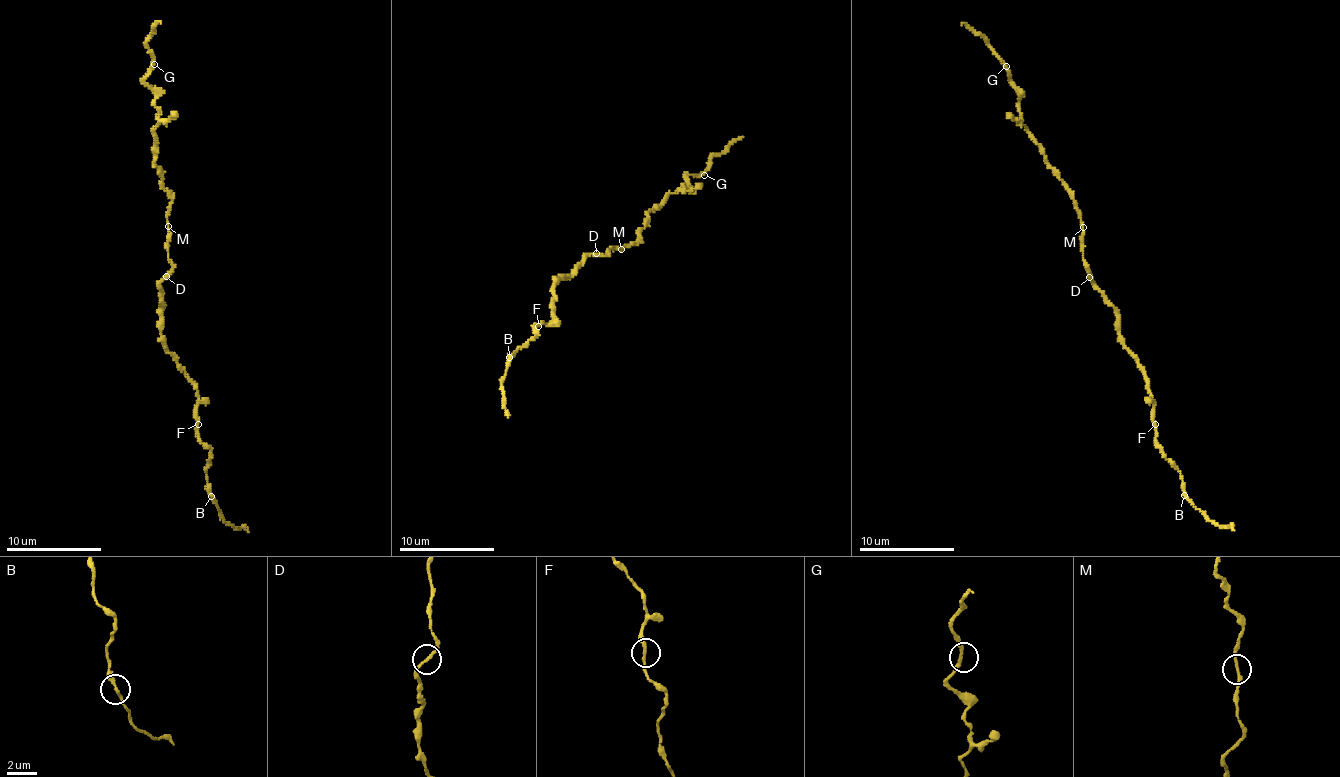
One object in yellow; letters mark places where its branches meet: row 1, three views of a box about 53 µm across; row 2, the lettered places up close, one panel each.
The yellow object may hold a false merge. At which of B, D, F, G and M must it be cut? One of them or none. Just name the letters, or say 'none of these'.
B

